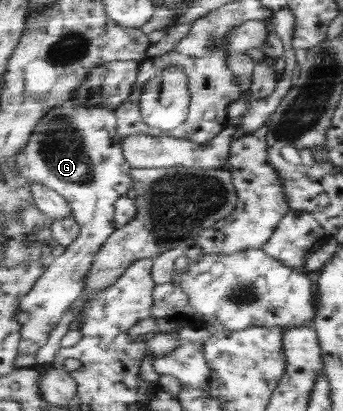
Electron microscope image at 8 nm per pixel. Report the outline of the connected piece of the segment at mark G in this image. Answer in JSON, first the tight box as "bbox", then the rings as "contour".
{"bbox":[16,101,134,354],"contour":[[[68,101],[42,119],[30,145],[18,155],[20,173],[64,195],[71,202],[82,227],[81,237],[62,257],[54,259],[42,279],[21,302],[16,315],[23,324],[19,354],[37,354],[47,345],[51,331],[87,289],[87,279],[95,267],[99,251],[104,250],[107,241],[119,229],[115,221],[116,206],[134,186],[134,167],[126,158],[118,119],[115,109],[87,107],[84,103]]]}

